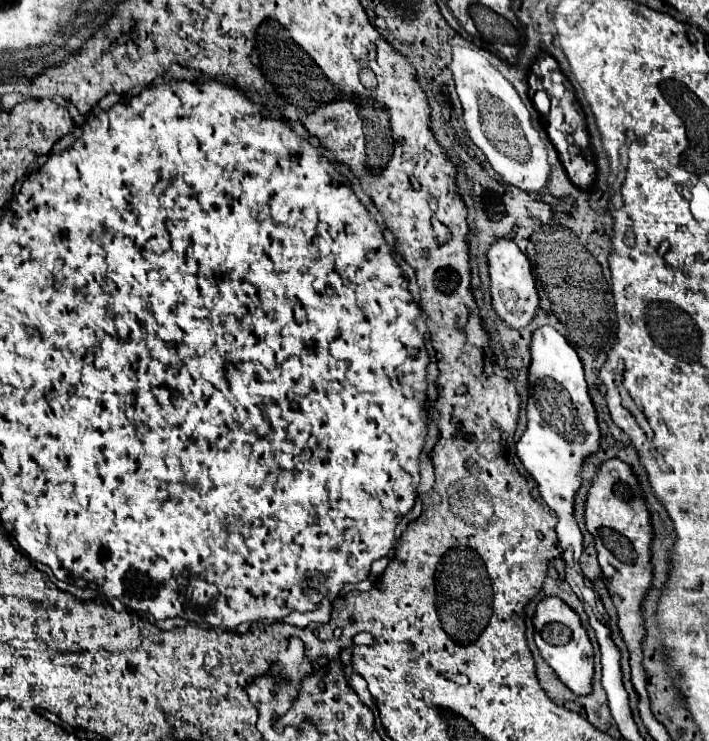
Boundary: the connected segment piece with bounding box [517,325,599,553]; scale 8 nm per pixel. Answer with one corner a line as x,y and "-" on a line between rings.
551,325
539,327
531,337
531,365
529,365
529,399
527,399
527,429
517,441
517,457
527,469
527,473
537,481
541,499
557,513
559,523
555,527
561,547
571,545
573,551
581,551
581,531
573,519
573,497
579,489
579,471
581,463
589,453
595,453
599,449
599,427
595,409
591,403
591,397
587,393
587,383
583,377
583,365
575,353
575,349
567,343
567,339
553,329

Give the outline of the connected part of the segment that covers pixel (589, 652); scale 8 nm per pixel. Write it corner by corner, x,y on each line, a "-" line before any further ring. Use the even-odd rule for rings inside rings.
543,597
537,607
535,607
535,617
533,617
533,627
535,627
535,643
541,653
541,657
553,667
557,677
561,679
563,685
567,685
573,693
577,695
587,695
591,693
591,679
593,679
593,647
587,637
587,631
583,629
579,615
563,603
559,597

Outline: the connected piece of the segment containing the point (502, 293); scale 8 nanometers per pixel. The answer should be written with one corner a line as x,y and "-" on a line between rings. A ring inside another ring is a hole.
495,239
487,251
487,265
489,265
489,277
491,277
491,305
495,313
511,327
511,329
523,329
535,315
539,297
533,281
532,267
526,255
517,247
511,239

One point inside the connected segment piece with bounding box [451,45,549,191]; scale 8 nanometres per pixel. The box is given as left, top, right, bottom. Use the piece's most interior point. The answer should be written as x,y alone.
498,122

